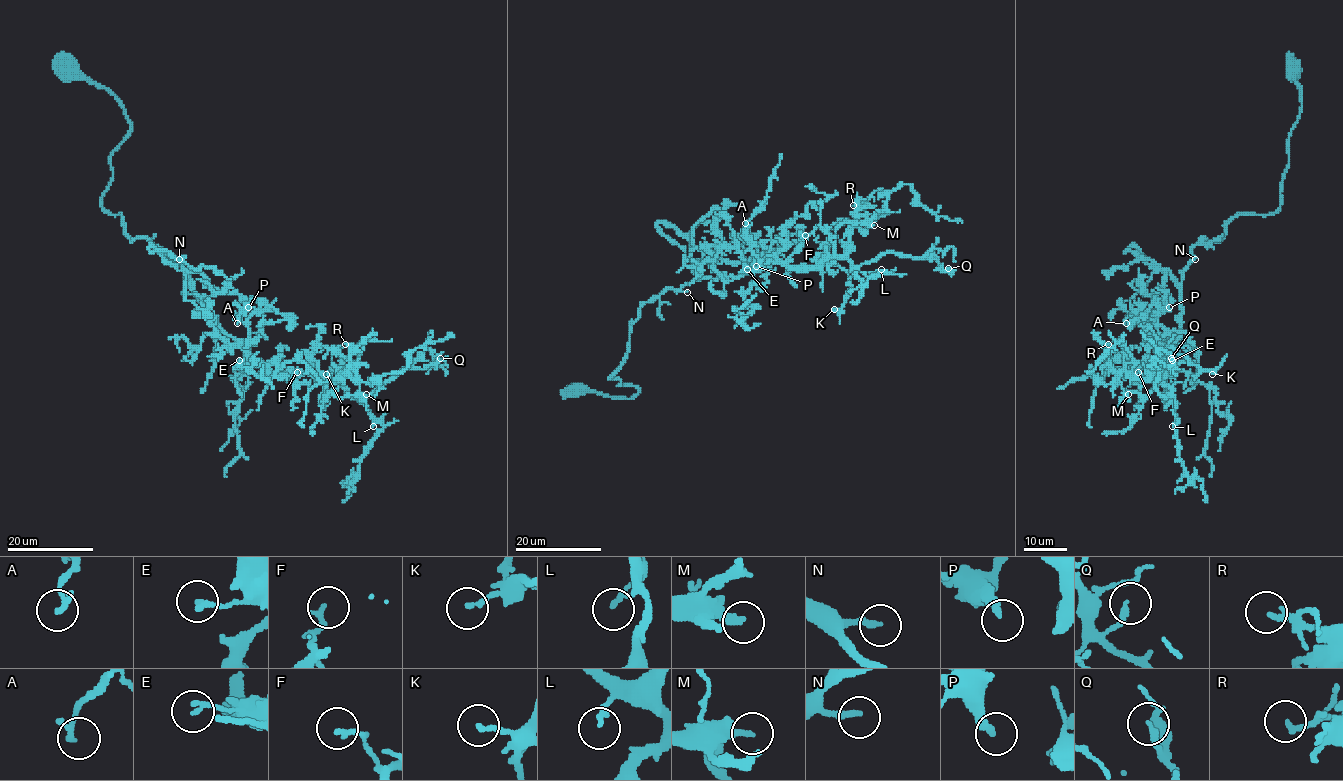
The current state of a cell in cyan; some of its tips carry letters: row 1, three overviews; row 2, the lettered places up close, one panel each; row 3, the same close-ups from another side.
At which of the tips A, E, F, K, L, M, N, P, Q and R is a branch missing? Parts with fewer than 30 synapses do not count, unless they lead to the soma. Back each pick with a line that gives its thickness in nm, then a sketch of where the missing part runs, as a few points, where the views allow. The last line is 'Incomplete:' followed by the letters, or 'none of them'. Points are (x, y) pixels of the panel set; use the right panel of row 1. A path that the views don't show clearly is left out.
Incomplete: none of them

